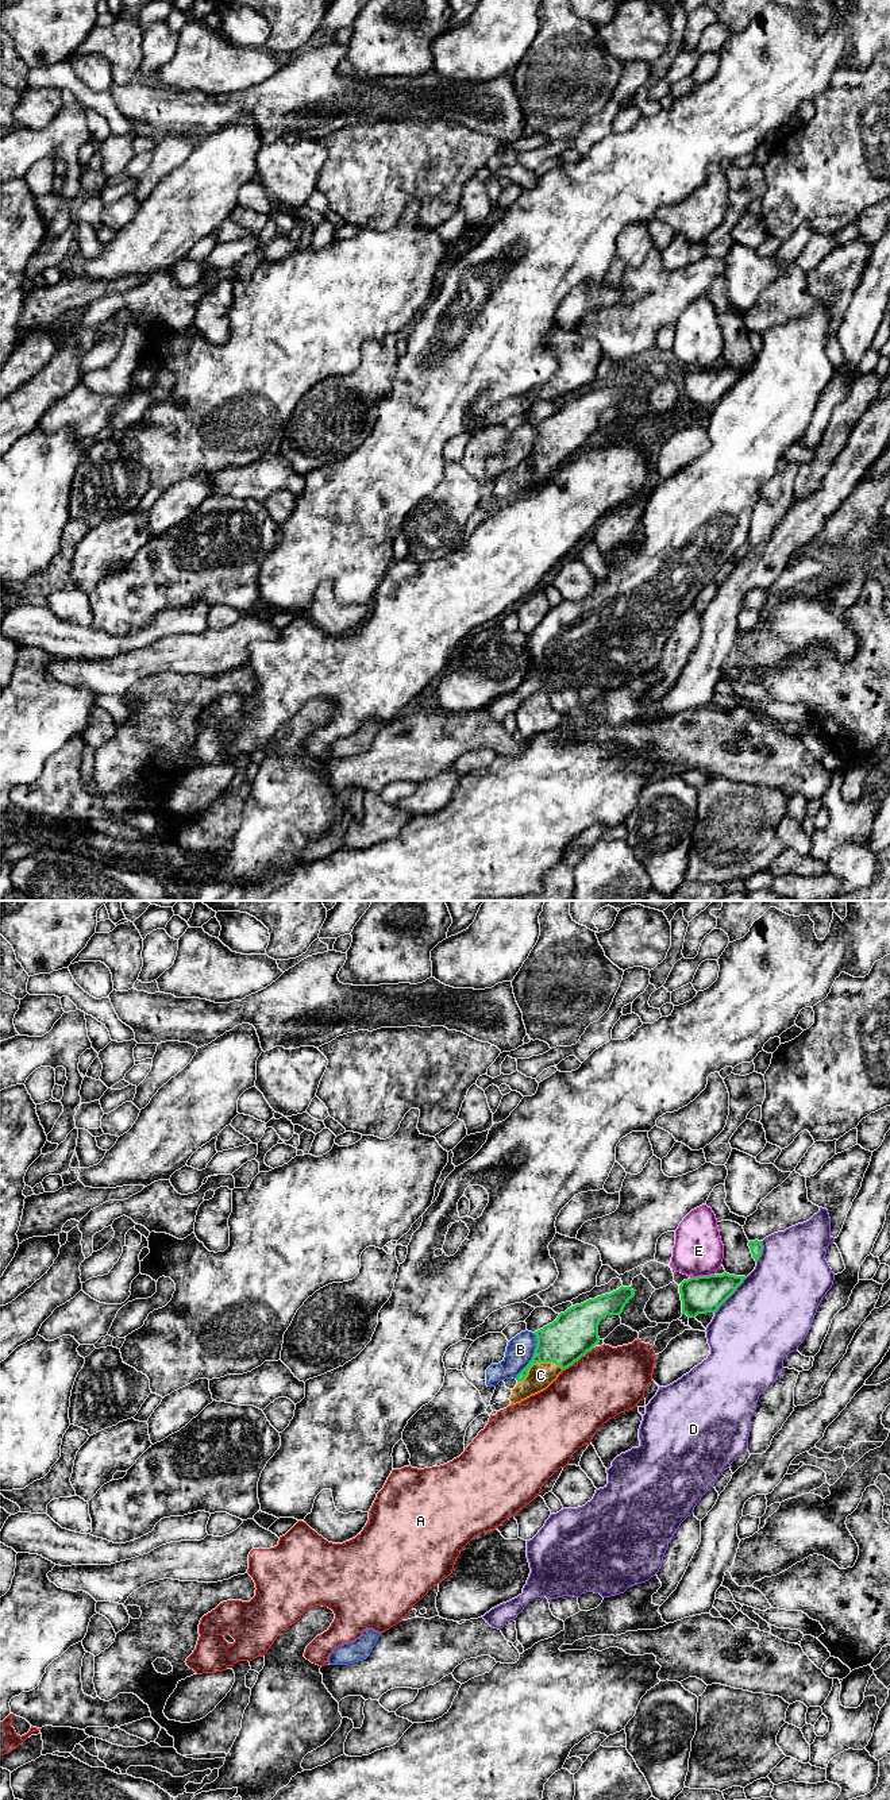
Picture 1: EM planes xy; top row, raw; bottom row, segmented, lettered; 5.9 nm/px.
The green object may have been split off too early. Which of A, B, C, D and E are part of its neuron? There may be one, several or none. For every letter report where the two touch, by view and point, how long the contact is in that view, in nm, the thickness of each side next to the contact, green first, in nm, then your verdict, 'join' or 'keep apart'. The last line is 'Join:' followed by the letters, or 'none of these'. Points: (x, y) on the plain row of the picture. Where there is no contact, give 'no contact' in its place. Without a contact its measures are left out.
A: xy (578, 451) | 240 nm | 280/400 nm | keep apart
B: xy (534, 448) | 300 nm | 280/160 nm | keep apart
C: xy (536, 454) | 280 nm | 280/160 nm | join
D: xy (731, 386) | 280 nm | 220/480 nm | keep apart
E: xy (701, 369) | 150 nm | 220/300 nm | keep apart
Join: C

